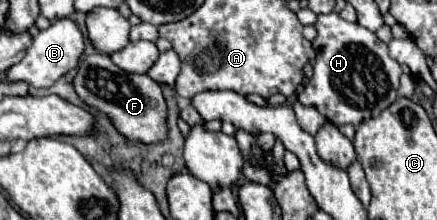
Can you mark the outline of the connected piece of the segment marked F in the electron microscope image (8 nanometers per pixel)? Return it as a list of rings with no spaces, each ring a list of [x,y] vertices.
[[[96,52],[80,60],[78,74],[74,76],[74,90],[88,106],[108,114],[126,138],[144,144],[154,144],[166,138],[166,102],[160,84],[152,82],[146,74],[140,76],[120,70],[108,54]]]

